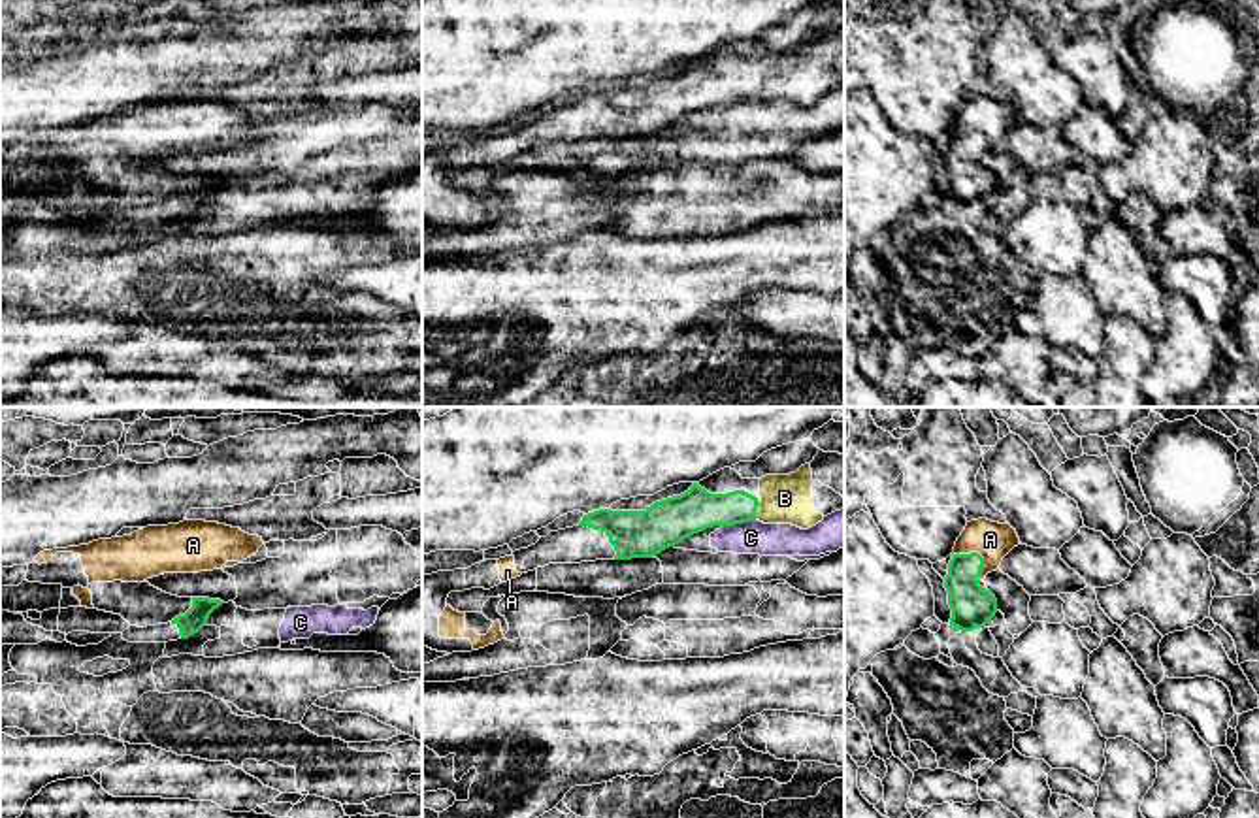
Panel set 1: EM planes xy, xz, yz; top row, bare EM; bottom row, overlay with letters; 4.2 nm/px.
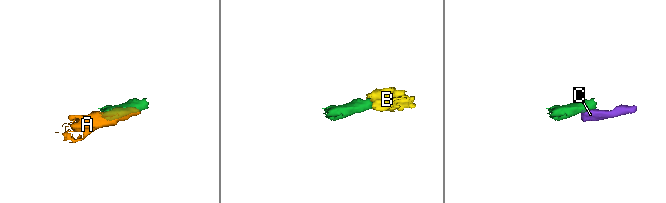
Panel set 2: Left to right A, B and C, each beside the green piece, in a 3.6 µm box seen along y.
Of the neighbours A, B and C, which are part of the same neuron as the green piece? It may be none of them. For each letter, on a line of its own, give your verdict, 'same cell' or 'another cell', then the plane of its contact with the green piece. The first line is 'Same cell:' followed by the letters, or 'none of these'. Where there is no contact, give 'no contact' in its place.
Same cell: A, B
A: same cell | yz
B: same cell | xz
C: another cell | xz

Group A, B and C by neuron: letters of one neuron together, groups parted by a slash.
A B / C

